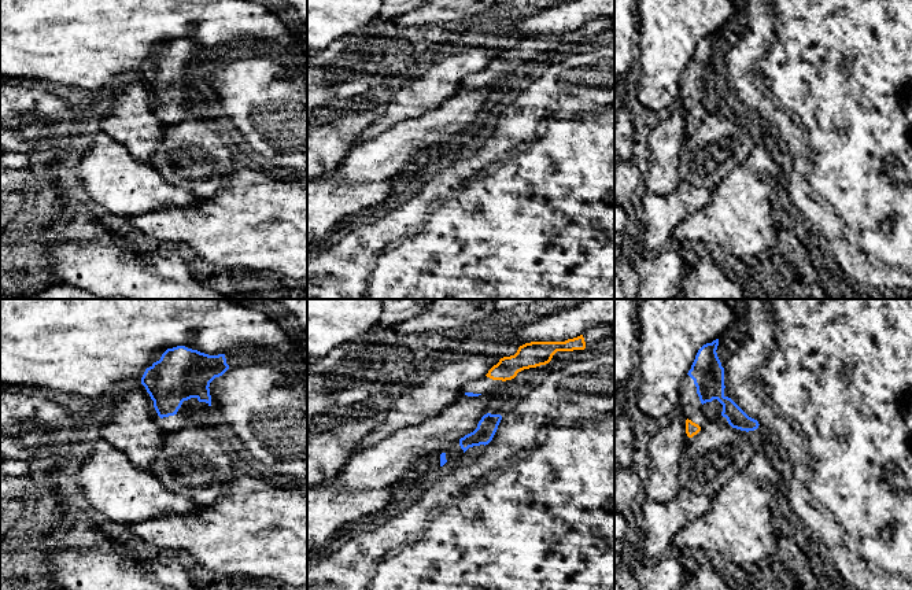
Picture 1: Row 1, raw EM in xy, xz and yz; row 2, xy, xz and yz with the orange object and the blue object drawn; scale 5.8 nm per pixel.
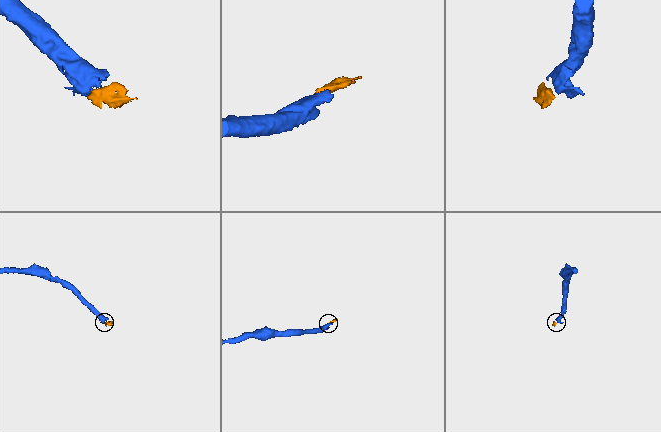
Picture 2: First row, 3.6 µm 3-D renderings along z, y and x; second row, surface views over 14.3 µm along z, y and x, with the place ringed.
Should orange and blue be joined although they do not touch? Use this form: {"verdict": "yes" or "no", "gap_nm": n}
{"verdict": "yes", "gap_nm": 110}

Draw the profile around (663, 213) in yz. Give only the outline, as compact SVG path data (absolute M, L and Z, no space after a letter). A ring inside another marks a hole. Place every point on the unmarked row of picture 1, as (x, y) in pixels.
M686 182L667 195L646 192L642 204L645 222L636 225L635 235L645 251L660 251L673 244L673 231L687 215L704 209L712 191L695 188Z

